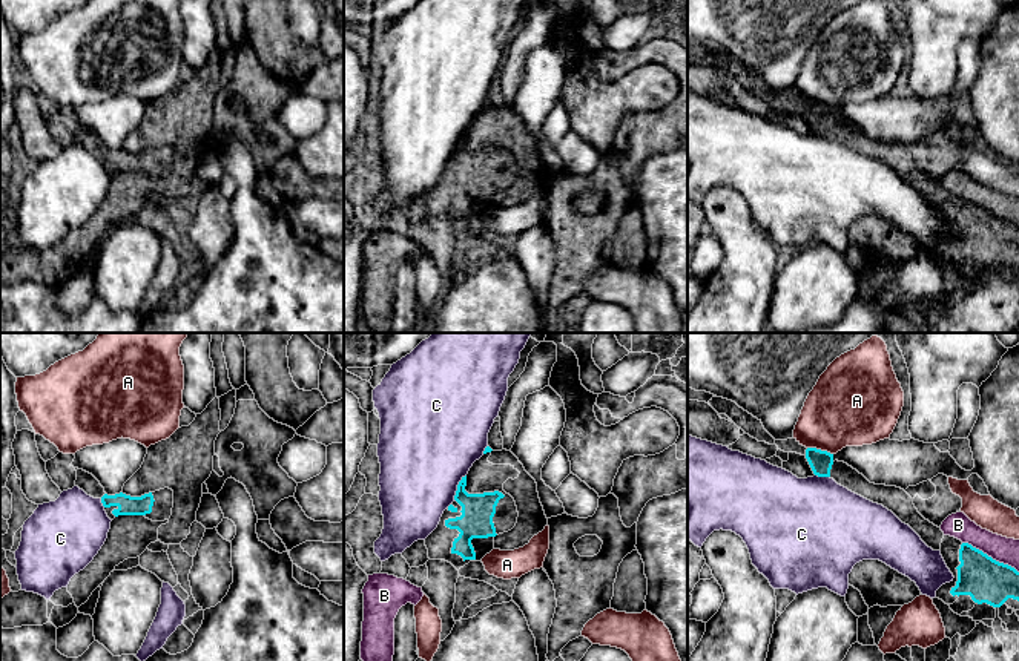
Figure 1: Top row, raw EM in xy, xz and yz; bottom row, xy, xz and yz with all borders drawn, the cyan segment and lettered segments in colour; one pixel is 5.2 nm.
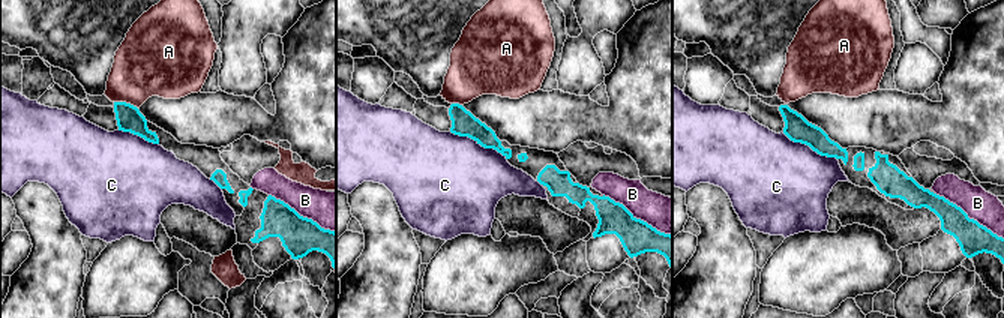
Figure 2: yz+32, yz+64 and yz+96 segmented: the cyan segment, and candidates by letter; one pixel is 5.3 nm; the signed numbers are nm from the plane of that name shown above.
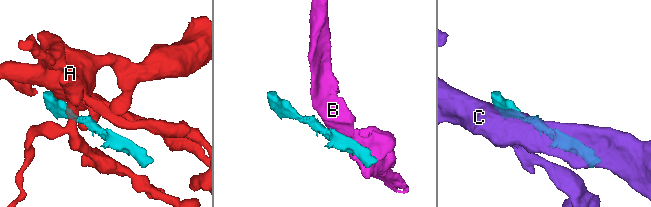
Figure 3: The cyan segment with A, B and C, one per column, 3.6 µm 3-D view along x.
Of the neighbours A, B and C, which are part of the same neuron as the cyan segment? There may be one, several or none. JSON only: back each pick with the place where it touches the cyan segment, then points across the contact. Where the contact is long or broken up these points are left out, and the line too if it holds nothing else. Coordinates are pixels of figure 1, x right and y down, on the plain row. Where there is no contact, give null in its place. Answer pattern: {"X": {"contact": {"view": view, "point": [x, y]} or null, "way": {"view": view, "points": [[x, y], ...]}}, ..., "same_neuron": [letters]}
{"same_neuron": []}

